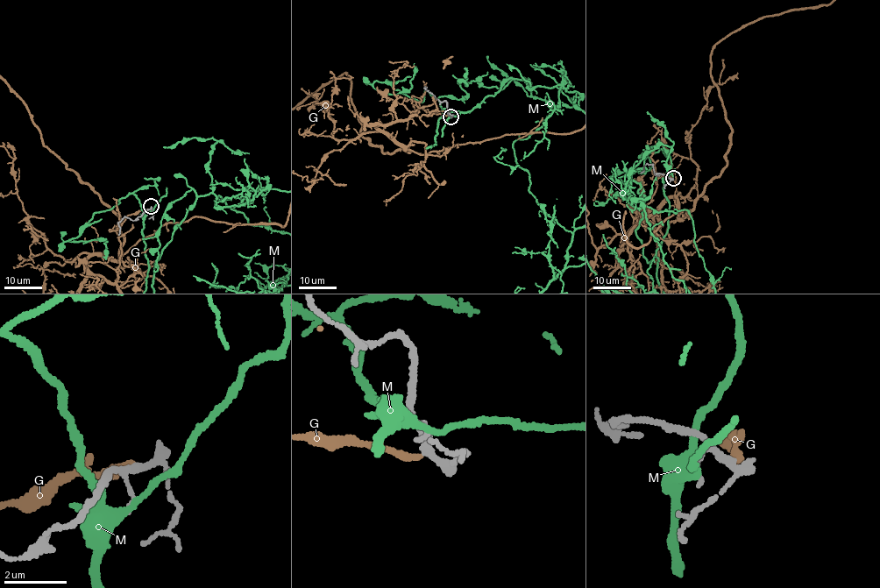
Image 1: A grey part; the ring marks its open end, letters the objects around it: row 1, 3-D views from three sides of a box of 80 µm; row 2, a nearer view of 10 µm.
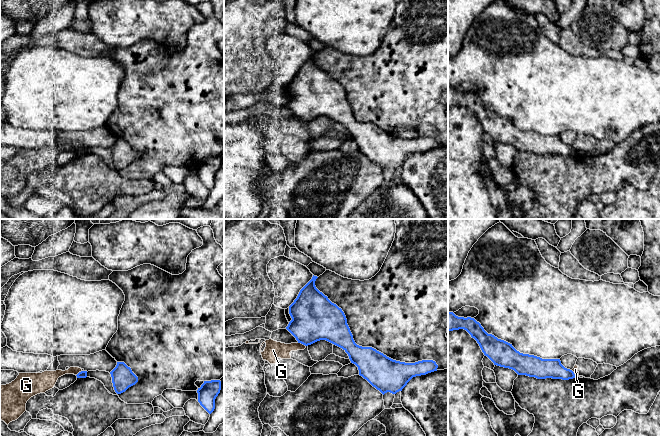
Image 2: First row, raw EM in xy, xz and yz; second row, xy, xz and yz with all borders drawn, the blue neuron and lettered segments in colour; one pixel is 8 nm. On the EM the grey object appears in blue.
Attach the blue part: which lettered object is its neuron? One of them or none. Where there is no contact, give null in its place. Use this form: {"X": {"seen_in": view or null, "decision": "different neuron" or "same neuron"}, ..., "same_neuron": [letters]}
{"G": {"seen_in": "xz", "decision": "different neuron"}, "M": {"seen_in": null, "decision": "different neuron"}, "same_neuron": []}

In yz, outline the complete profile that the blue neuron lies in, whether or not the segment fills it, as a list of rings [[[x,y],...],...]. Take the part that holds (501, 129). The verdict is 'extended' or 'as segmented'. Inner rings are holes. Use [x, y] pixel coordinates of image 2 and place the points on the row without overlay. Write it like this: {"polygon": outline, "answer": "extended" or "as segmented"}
{"polygon": [[[448,87],[448,107],[464,105],[479,120],[482,128],[494,141],[514,146],[518,151],[526,151],[537,155],[575,154],[572,146],[565,144],[560,135],[542,135],[540,133],[523,130],[512,120],[488,110],[479,98],[471,93],[458,93]]], "answer": "as segmented"}

